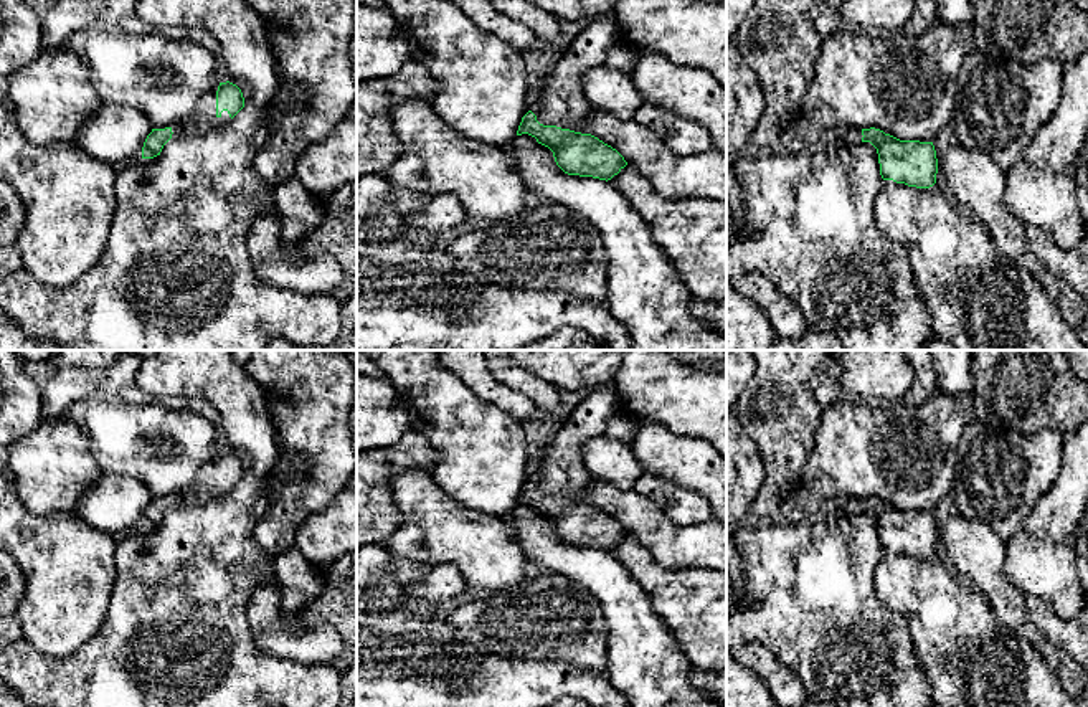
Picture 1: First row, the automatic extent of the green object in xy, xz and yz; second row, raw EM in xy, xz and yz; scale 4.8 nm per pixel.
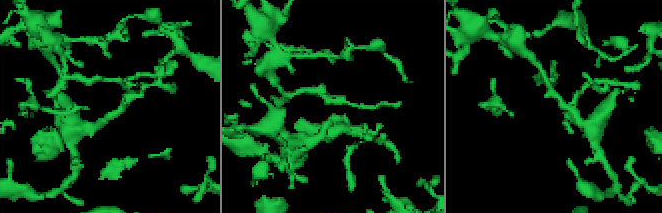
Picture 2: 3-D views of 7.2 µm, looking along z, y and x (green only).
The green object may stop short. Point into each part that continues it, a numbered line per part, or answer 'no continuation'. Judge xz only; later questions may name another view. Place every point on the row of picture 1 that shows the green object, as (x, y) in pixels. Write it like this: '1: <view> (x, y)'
1: xz (558, 99)

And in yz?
1: yz (851, 136)

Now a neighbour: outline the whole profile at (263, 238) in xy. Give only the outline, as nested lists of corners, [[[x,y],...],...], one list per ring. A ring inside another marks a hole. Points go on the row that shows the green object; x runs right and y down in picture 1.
[[[272,215],[251,223],[246,243],[256,278],[276,287],[300,294],[333,292],[347,276],[330,253],[319,253],[299,266],[289,264],[281,254],[281,220]]]

